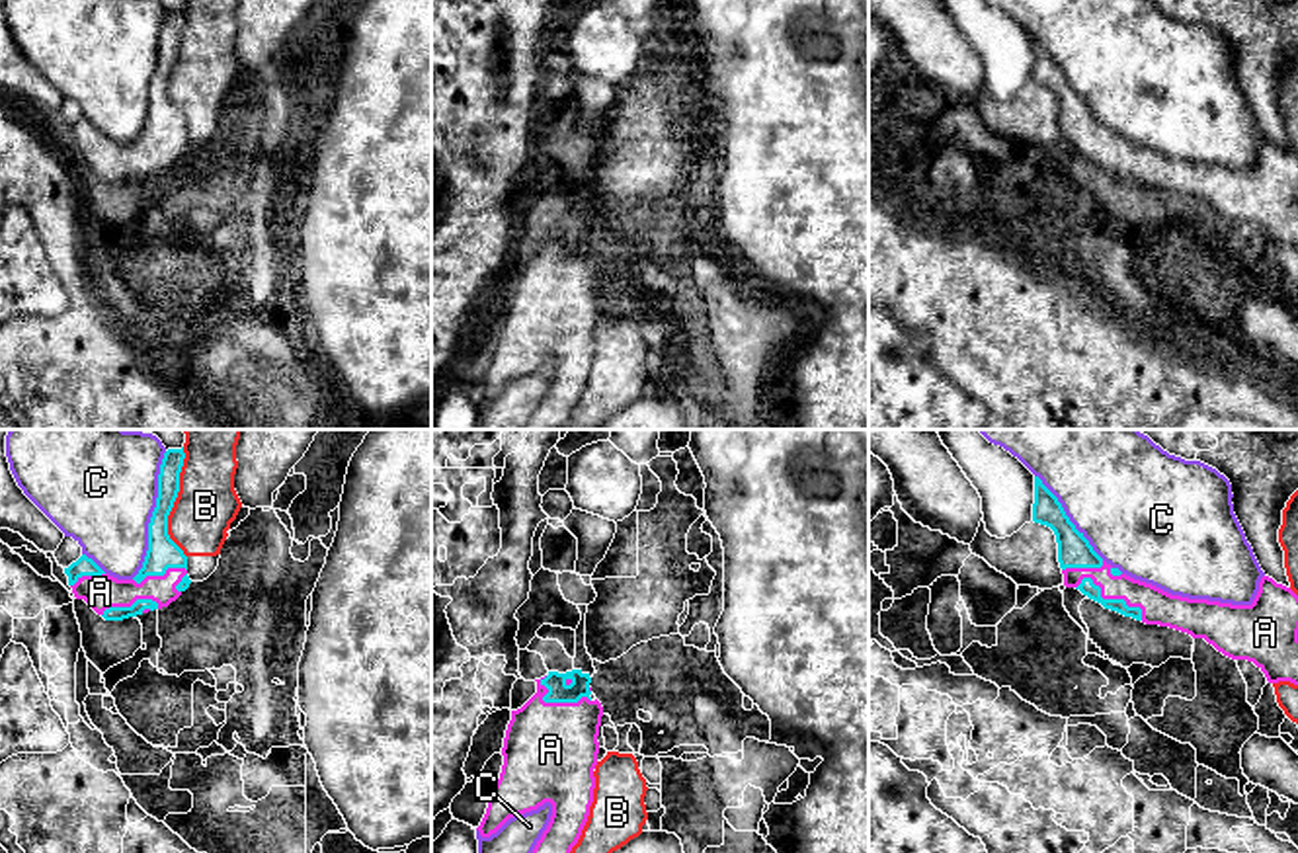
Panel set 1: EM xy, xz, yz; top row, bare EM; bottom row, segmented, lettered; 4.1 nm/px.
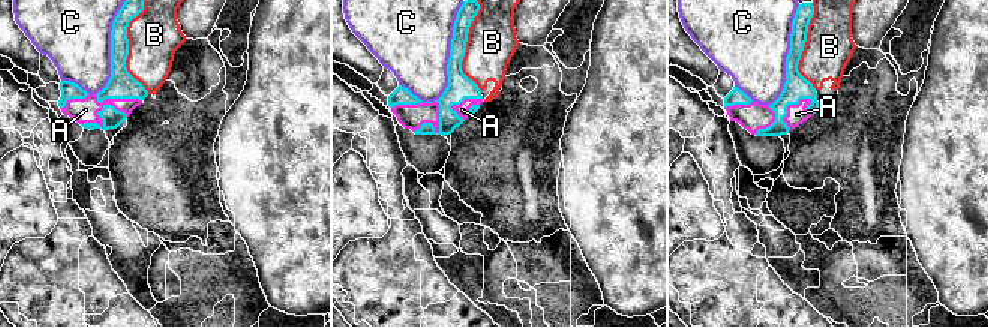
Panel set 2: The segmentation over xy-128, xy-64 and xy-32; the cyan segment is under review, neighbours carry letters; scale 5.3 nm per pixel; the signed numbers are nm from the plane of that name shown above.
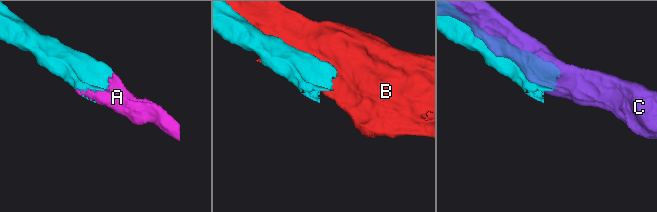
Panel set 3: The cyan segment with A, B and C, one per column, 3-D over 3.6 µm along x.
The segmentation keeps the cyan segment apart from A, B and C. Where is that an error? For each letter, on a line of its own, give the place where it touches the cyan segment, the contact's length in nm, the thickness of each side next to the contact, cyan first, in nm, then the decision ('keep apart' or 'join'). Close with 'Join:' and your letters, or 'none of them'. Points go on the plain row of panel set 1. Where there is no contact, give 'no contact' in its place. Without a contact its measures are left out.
A: yz (1111, 162) | 320 nm | 70/140 nm | join
B: xy (174, 63) | 460 nm | 130/260 nm | keep apart
C: xy (153, 79) | 550 nm | 130/440 nm | keep apart
Join: A

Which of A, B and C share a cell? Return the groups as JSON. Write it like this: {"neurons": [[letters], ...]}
{"neurons": [["A"], ["B"], ["C"]]}

